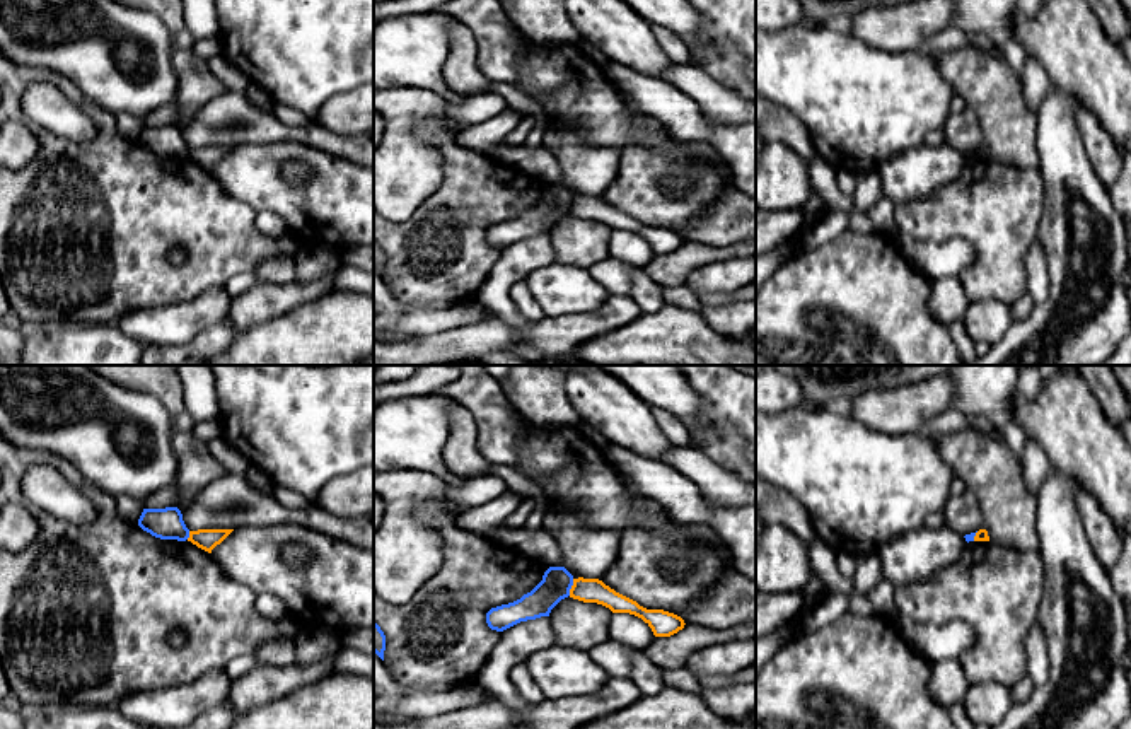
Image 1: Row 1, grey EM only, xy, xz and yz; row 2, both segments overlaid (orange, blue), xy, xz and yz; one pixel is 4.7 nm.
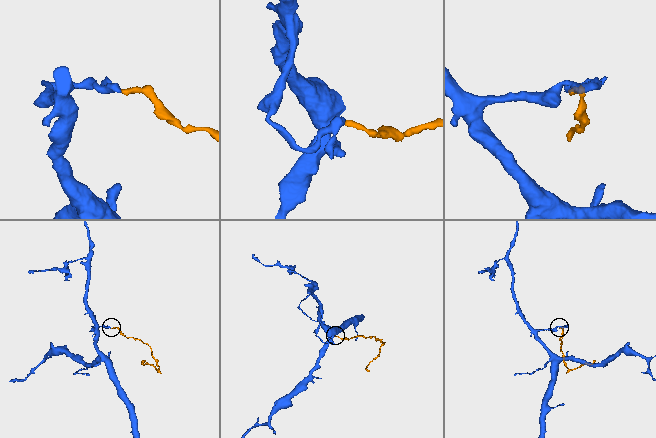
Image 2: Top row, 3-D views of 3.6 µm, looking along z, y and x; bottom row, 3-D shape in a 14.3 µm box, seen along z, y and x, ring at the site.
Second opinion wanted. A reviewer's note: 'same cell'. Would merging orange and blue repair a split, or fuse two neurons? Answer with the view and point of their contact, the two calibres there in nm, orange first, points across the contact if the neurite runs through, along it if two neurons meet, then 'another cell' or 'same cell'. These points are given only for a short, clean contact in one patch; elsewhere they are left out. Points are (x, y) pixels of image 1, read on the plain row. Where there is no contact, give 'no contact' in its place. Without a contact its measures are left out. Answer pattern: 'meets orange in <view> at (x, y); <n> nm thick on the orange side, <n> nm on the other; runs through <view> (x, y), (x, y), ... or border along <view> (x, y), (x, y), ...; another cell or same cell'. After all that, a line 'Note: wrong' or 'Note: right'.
meets orange in xz at (572, 205); 110 nm thick on the orange side, 140 nm on the other; border along xz (574, 197), (568, 212); another cell
Note: wrong

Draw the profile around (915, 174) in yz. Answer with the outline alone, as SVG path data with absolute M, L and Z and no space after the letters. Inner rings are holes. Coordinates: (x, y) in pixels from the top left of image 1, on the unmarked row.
M947 143L940 147L923 145L894 155L877 167L882 195L894 205L923 200L955 179L966 160L960 150Z

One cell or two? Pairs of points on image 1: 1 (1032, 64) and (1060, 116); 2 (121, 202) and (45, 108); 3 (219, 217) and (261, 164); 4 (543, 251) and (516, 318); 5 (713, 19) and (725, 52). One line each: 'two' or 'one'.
1: two
2: two
3: two
4: one
5: one

